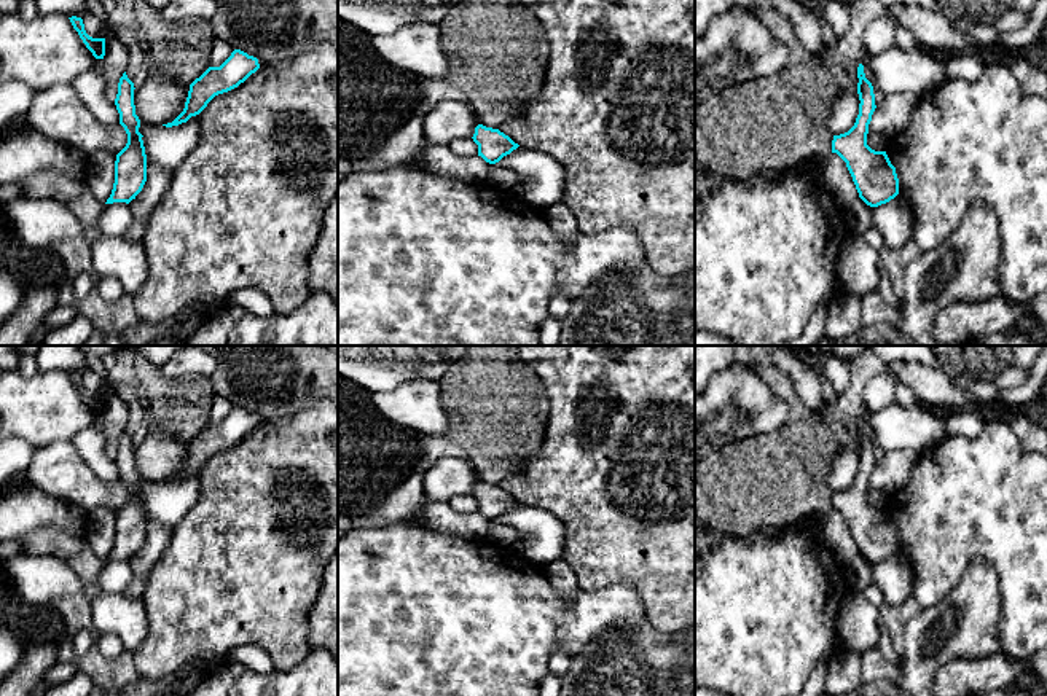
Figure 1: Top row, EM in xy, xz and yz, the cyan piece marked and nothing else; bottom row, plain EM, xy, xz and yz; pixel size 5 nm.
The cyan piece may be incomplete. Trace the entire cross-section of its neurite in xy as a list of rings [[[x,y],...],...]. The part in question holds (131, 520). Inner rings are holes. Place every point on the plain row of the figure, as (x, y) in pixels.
[[[124,428],[118,440],[115,462],[120,470],[120,481],[127,491],[127,500],[116,511],[115,540],[105,561],[129,561],[142,548],[147,538],[147,511],[142,497],[143,492],[139,489],[140,476],[135,471],[134,446],[134,440]]]

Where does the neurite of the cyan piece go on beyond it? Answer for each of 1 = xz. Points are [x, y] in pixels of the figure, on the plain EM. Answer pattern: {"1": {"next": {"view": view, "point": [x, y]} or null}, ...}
{"1": {"next": null}}

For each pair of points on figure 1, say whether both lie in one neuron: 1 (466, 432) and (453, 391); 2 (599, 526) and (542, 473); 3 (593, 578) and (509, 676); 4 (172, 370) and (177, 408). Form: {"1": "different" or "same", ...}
{"1": "same", "2": "same", "3": "different", "4": "different"}

